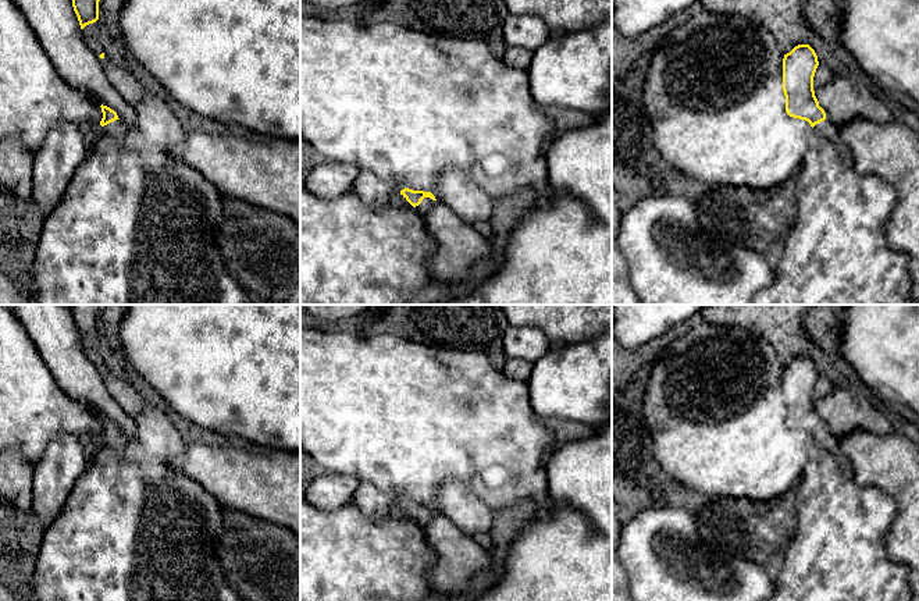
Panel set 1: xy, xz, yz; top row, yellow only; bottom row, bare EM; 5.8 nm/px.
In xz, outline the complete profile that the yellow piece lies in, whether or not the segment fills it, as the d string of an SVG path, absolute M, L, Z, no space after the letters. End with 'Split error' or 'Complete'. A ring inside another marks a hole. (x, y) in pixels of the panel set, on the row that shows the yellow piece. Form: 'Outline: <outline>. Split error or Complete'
Outline: M405 188L400 195L424 217L438 202L431 192Z. Split error

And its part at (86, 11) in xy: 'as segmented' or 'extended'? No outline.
as segmented

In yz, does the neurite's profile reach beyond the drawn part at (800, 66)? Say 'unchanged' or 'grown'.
grown

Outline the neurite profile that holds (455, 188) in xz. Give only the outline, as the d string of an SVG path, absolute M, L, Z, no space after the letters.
M445 168L431 193L467 224L492 214L492 198L460 168Z

